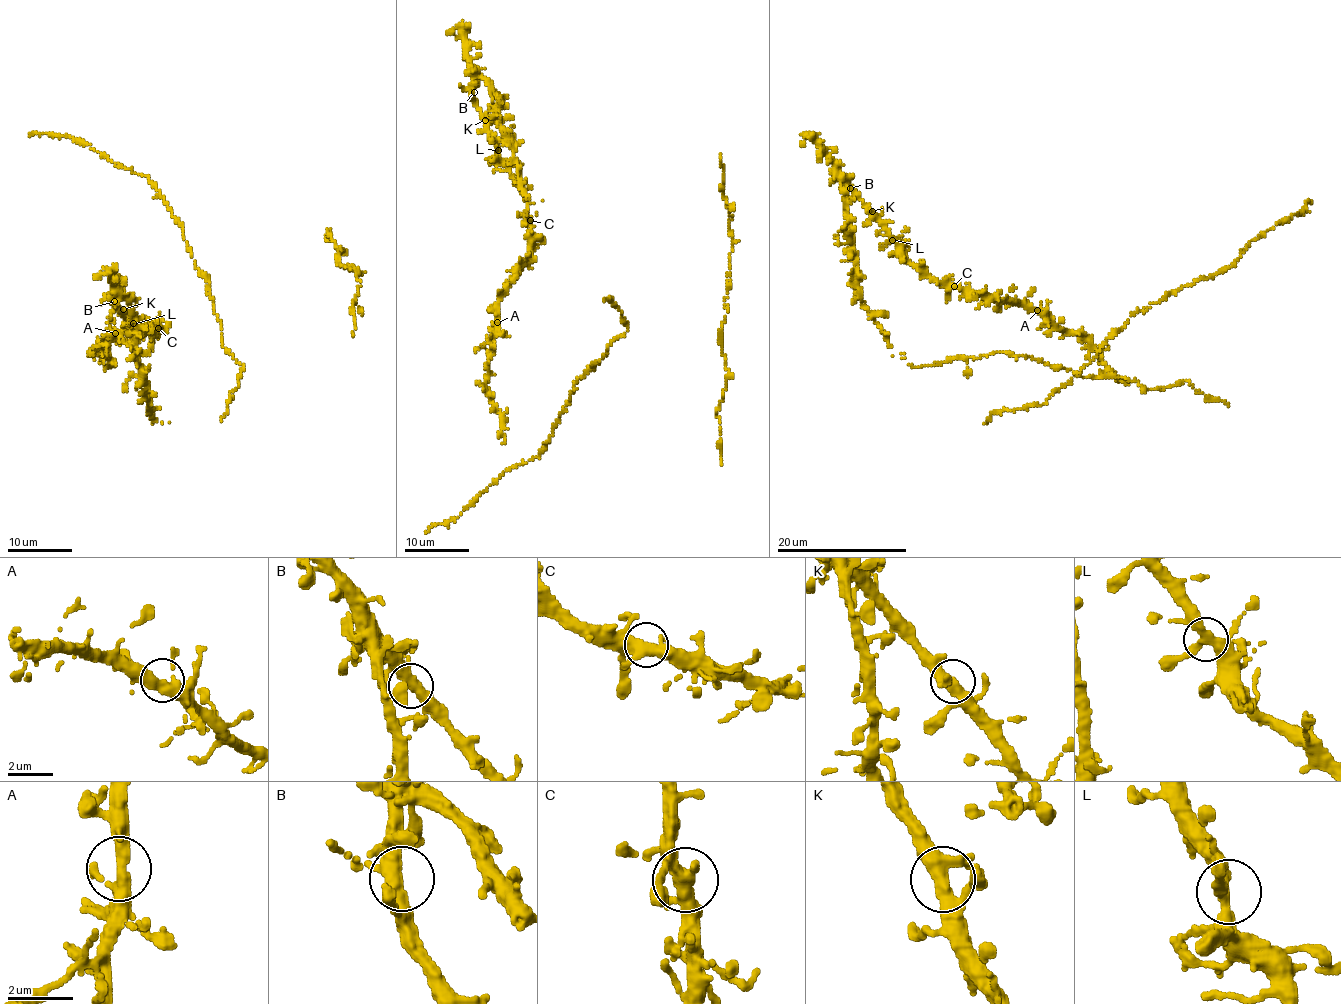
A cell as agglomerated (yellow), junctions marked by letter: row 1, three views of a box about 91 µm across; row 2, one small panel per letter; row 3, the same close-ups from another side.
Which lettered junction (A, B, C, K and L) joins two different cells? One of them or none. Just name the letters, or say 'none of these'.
none of these

